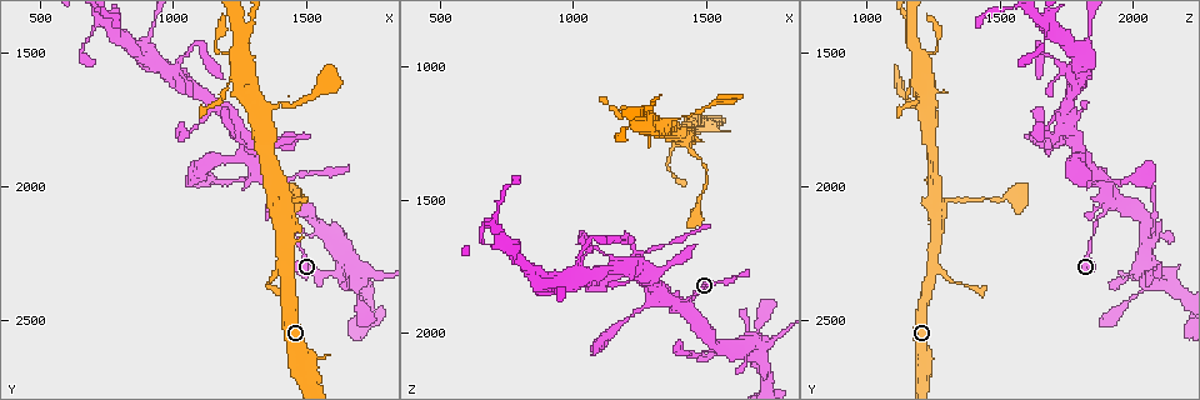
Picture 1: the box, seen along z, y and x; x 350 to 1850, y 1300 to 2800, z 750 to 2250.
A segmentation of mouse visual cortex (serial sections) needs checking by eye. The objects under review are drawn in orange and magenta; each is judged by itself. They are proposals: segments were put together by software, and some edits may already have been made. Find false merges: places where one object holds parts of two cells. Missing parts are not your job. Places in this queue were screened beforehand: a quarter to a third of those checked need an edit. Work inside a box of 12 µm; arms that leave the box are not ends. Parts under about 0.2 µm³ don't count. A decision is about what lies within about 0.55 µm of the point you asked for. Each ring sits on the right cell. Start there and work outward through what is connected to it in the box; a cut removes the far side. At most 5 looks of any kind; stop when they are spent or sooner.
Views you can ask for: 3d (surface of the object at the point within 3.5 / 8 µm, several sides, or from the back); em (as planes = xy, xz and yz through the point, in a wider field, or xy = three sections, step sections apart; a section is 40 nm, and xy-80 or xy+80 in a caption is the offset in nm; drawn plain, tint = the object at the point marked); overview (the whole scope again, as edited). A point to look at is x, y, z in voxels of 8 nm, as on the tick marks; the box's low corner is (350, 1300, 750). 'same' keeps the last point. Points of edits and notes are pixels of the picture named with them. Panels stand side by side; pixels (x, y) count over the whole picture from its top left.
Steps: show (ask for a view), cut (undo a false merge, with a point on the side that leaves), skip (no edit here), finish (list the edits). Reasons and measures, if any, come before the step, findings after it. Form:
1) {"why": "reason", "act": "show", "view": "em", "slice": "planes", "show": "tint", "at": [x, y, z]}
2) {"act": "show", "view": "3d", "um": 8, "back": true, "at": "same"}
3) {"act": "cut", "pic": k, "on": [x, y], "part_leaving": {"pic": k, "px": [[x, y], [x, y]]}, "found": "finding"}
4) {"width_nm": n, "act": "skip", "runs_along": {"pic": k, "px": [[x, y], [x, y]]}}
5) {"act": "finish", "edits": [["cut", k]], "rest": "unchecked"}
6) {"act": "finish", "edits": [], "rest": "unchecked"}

{"why": "thin neck", "act": "show", "view": "3d", "um": 8, "at": [1530, 2140, 2060]}

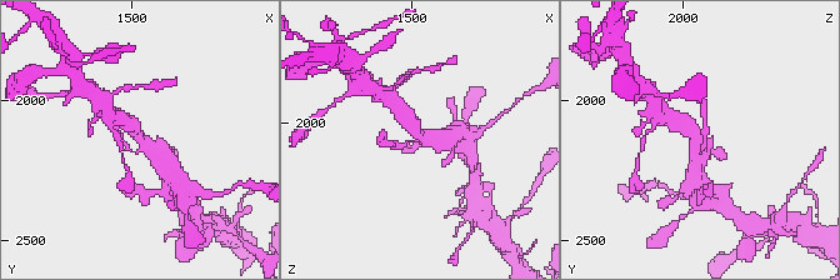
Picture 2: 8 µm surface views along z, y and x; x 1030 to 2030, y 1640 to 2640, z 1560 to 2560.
{"why": "now the EM", "act": "show", "view": "em", "slice": "xy", "step": 2, "show": "tint", "at": [1530, 2130, 2060]}

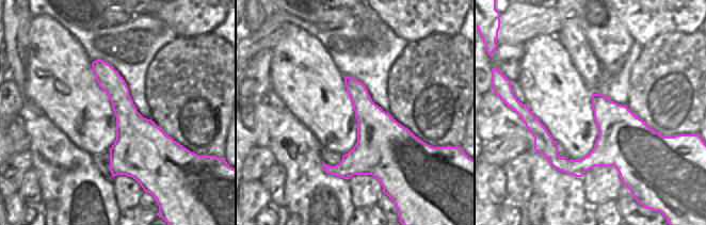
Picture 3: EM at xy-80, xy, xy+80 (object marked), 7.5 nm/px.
{"act": "skip", "runs_along": {"pic": 2, "px": [[124, 120], [136, 129], [166, 165]]}, "found": "one cell here"}

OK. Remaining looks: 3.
{"why": "small branch off a trunk", "act": "show", "view": "3d", "um": 3.5, "at": [1740, 2320, 2050]}

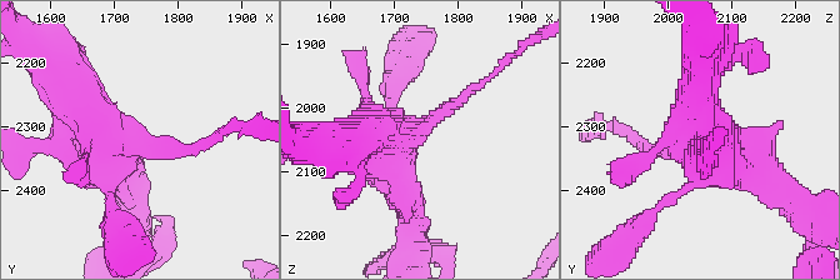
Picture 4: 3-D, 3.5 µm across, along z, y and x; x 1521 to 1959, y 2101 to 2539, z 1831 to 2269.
{"act": "show", "view": "em", "slice": "planes", "show": "plain", "at": [1730, 2325, 2045]}

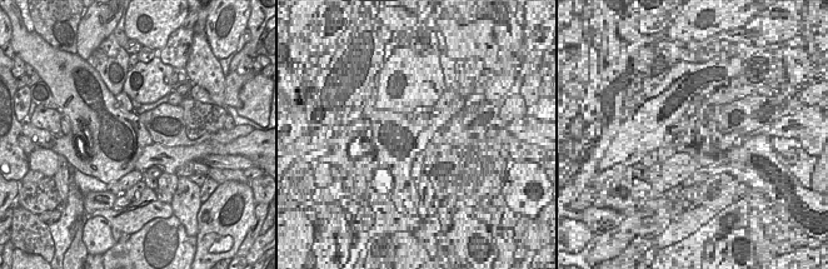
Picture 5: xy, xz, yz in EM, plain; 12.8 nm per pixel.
{"why": "with the object marked", "act": "show", "view": "em", "slice": "planes", "show": "tint", "at": "same"}

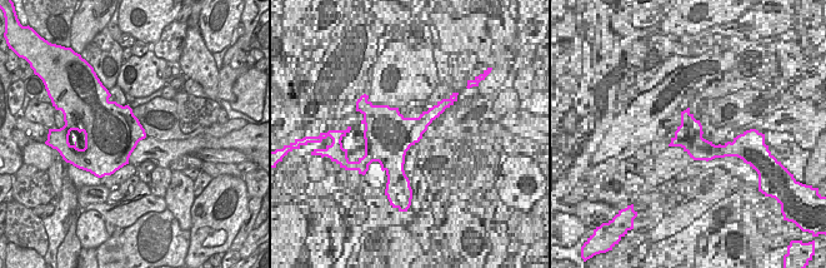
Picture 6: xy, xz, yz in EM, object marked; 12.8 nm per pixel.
{"act": "cut", "pic": 4, "on": [209, 143], "part_leaving": {"pic": 4, "px": [[178, 153], [193, 153], [208, 138]]}, "found": "two cells meet here"}

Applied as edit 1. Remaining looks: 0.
{"act": "finish", "edits": [["cut", 4]], "rest": "unchecked"}

